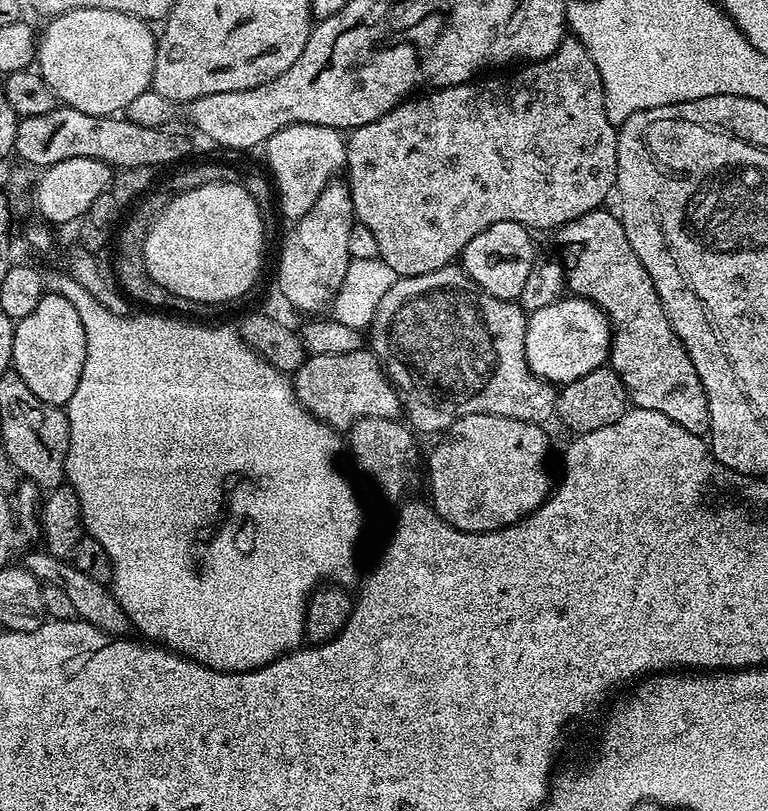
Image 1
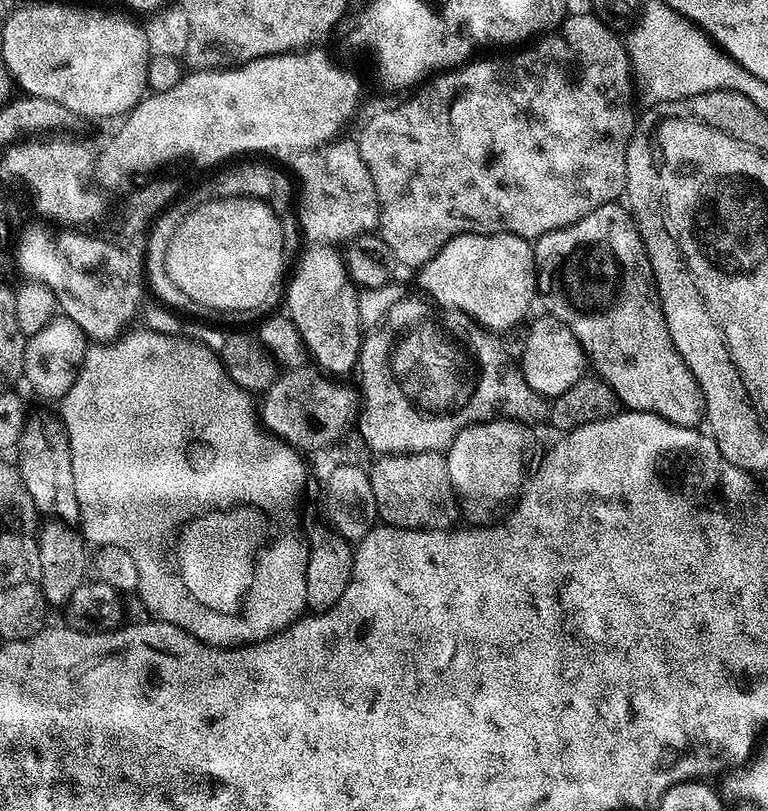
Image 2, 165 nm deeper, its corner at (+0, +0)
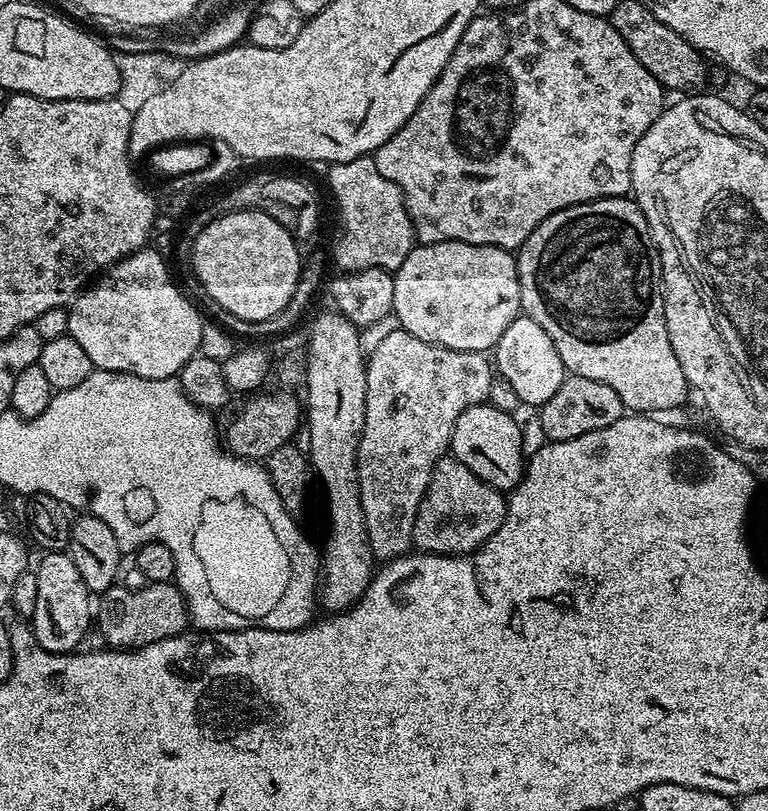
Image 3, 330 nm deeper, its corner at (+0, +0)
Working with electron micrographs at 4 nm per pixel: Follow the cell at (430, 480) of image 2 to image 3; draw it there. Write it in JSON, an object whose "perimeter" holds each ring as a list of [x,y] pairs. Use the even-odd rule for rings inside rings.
{"perimeter":[[[446,454],[437,462],[420,503],[412,531],[412,543],[419,551],[430,552],[434,556],[467,556],[481,548],[500,529],[507,516],[505,493],[491,488],[462,461]]]}

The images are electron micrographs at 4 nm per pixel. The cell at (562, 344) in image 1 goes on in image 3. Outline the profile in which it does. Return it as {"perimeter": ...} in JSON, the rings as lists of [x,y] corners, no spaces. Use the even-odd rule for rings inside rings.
{"perimeter":[[[517,316],[510,326],[506,326],[506,334],[498,338],[494,349],[494,368],[499,379],[510,382],[514,386],[514,394],[518,394],[521,405],[539,406],[554,398],[554,390],[562,386],[566,369],[562,358],[558,358],[558,350],[554,350],[554,342],[550,342],[550,334],[538,326],[529,316]]]}

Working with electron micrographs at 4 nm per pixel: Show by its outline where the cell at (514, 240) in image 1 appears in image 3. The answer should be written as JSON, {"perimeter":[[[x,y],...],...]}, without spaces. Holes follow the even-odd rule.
{"perimeter":[[[447,240],[437,244],[420,244],[413,247],[412,253],[406,258],[406,262],[402,262],[402,266],[396,269],[394,273],[394,306],[392,310],[398,318],[400,328],[414,334],[414,338],[422,338],[422,342],[440,344],[450,350],[487,353],[489,350],[495,349],[498,338],[502,338],[502,334],[506,334],[506,326],[510,326],[510,322],[514,322],[522,312],[520,306],[520,275],[516,269],[516,261],[517,257],[509,249],[495,248],[485,244],[467,244],[457,240]]]}

